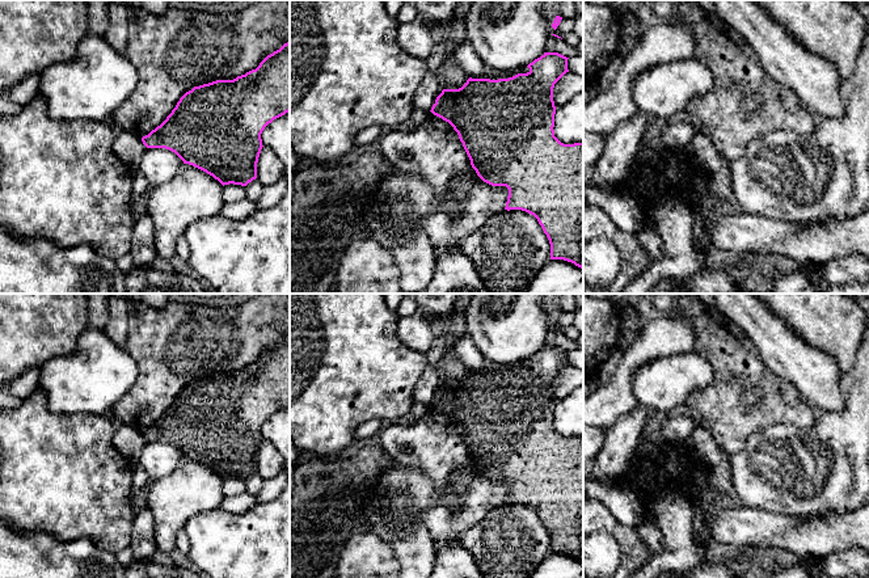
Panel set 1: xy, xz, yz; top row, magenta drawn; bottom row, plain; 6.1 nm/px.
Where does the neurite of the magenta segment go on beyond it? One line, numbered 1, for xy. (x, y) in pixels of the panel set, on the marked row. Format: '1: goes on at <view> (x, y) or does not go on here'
1: does not go on here

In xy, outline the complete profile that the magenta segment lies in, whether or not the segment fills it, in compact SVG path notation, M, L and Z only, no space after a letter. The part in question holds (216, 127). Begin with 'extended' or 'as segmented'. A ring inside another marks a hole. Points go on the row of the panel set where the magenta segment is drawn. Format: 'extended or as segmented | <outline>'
as segmented | M290 41L267 55L256 69L233 80L216 80L186 92L166 119L142 138L147 148L174 152L183 164L193 165L224 185L246 186L257 178L257 163L262 149L261 134L274 119L290 111Z

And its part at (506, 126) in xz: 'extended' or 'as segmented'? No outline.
as segmented

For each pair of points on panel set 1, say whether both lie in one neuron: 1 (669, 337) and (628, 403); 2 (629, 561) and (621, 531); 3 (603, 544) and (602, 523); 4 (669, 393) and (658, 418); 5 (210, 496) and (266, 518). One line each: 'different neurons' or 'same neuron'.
1: same neuron
2: same neuron
3: different neurons
4: different neurons
5: different neurons

